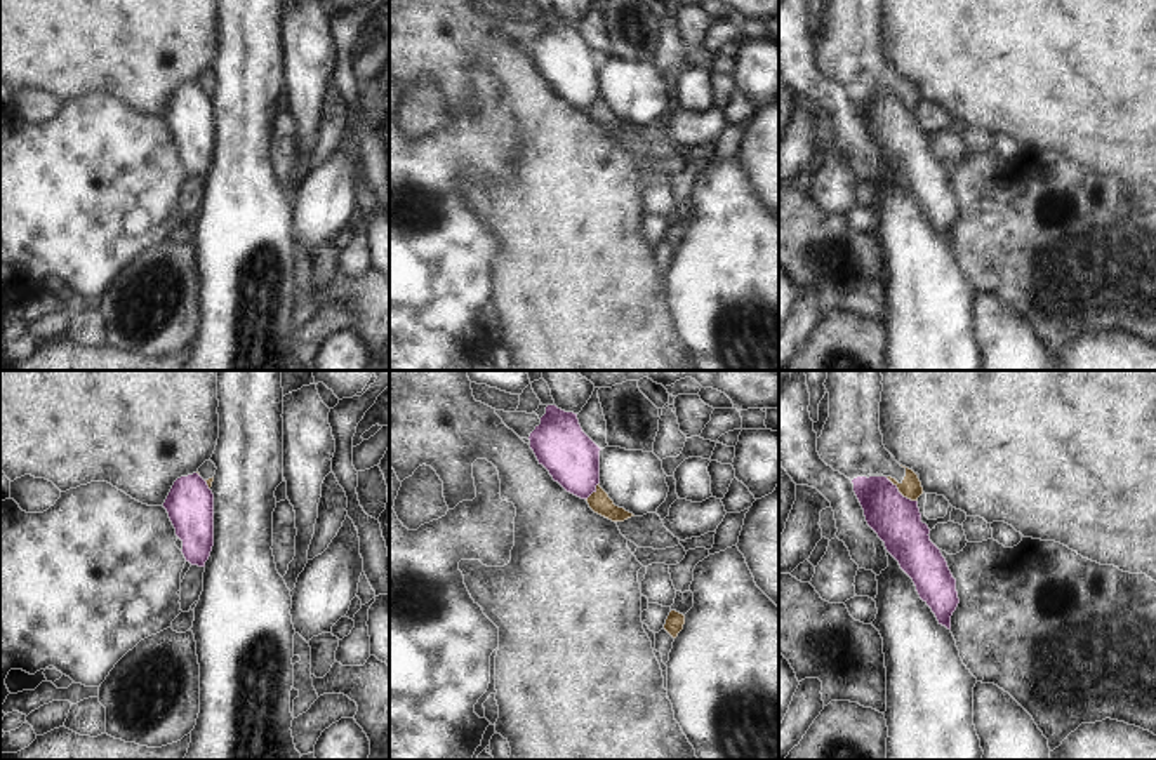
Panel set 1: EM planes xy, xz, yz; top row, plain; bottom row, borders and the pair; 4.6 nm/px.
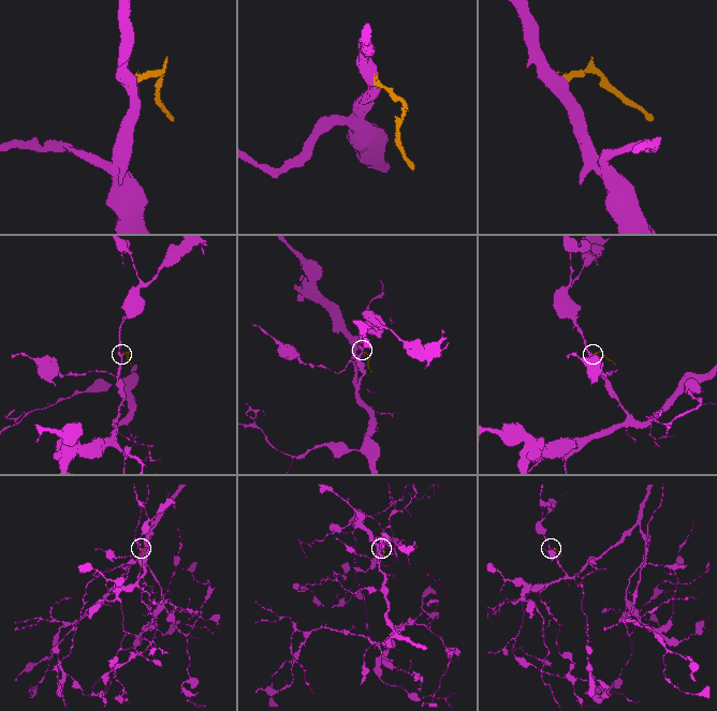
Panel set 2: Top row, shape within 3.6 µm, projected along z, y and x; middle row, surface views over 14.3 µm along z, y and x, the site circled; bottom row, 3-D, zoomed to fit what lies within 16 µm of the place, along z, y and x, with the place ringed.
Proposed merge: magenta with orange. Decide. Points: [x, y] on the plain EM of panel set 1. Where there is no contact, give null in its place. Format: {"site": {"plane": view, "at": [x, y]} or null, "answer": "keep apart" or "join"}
{"site": {"plane": "yz", "at": [899, 103]}, "answer": "keep apart"}

